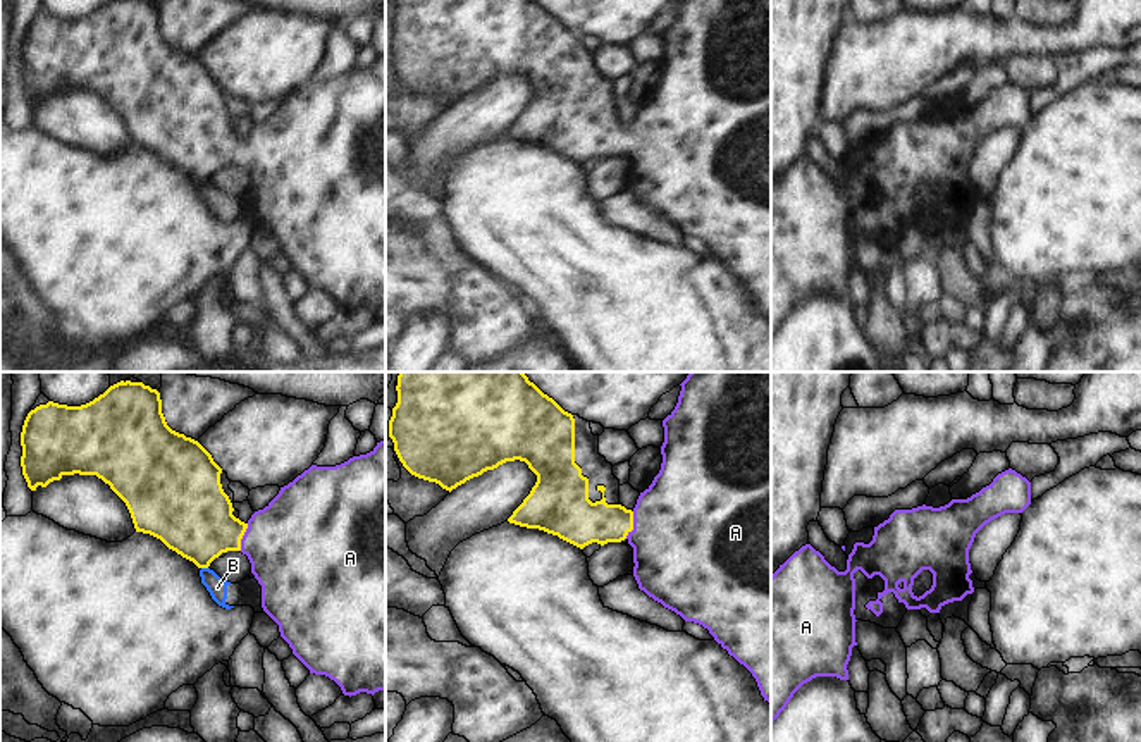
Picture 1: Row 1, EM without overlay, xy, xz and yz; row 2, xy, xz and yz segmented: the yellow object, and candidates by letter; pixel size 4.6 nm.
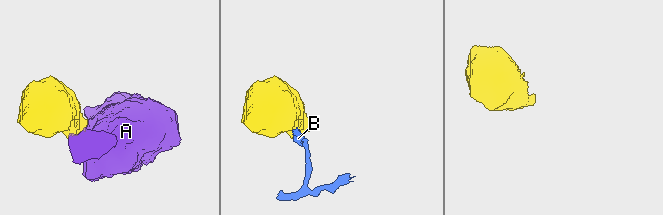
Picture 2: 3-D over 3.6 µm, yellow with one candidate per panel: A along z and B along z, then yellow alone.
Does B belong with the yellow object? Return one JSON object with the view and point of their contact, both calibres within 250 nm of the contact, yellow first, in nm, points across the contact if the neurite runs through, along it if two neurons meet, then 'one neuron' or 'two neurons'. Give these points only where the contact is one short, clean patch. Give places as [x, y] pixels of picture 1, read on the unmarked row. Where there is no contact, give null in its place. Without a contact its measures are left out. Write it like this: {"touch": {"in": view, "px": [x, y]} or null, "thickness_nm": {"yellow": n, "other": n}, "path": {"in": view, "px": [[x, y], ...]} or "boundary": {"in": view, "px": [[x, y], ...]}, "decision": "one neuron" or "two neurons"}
{"touch": {"in": "xy", "px": [205, 181]}, "thickness_nm": {"yellow": 380, "other": 90}, "boundary": {"in": "xy", "px": [[202, 181], [207, 183]]}, "decision": "two neurons"}

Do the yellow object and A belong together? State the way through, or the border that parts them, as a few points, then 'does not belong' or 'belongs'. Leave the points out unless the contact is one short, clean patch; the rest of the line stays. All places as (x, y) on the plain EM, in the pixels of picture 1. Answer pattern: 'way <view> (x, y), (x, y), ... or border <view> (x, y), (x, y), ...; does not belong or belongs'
way xz (580, 136), (632, 140), (685, 145); belongs

